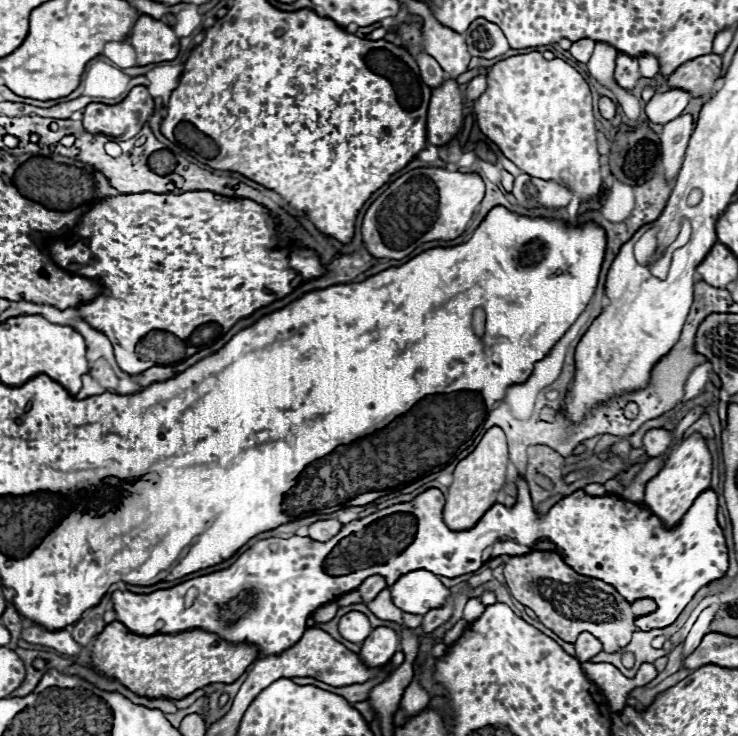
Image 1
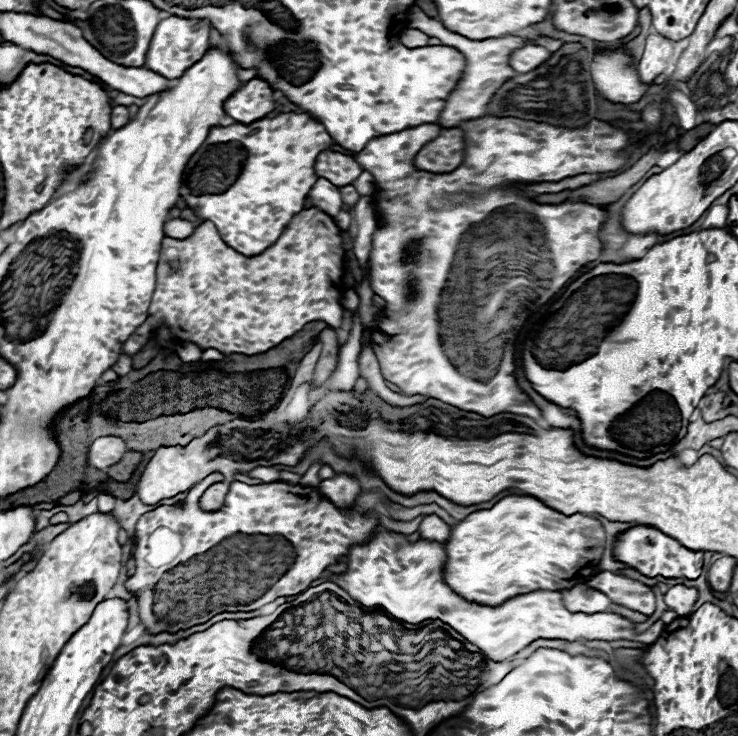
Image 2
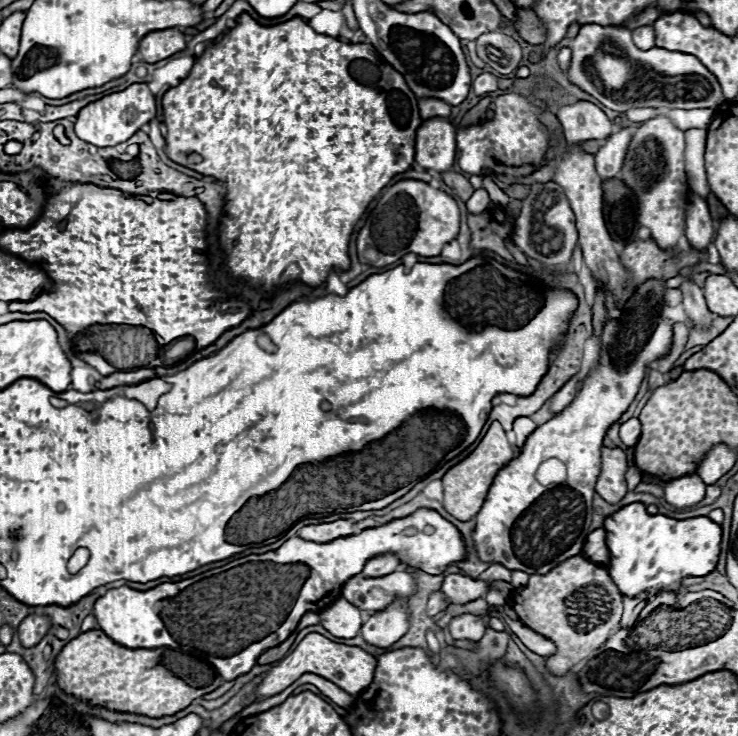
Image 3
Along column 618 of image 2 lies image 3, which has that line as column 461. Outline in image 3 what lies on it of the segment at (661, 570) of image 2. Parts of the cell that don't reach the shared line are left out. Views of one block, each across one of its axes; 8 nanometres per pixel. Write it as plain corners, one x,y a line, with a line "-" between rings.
418,508
416,512
412,512
410,516
404,518
394,518
382,526
376,528
366,528
360,534
354,536
346,536
346,538
336,538
332,542
308,542
302,540
298,536
288,538
278,550
270,550
266,554
256,554
254,560
272,560
276,564
292,564
292,562
302,562
308,564
312,568
310,578
304,582
304,588
300,592
300,596
296,598
296,604
292,606
292,612
288,614
288,618
284,620
284,624
268,634
264,640
258,640
256,644
250,644
248,648
240,650
236,656
230,658
218,658
212,656
210,663
218,668
220,676
224,680
234,680
240,674
246,674
252,670
252,666
256,664
258,656
262,652
266,652
268,648
274,648
278,644
282,644
296,628
296,624
300,622
300,618
306,612
320,612
326,606
330,606
342,592
342,586
356,574
362,572
364,564
374,558
374,556
382,556
382,554
394,554
398,556
398,560
414,570
422,570
428,574
442,574
450,564
454,562
462,562
466,560
466,546
462,540
460,530
448,522
446,518
442,518
438,512
434,510
426,510
426,508

